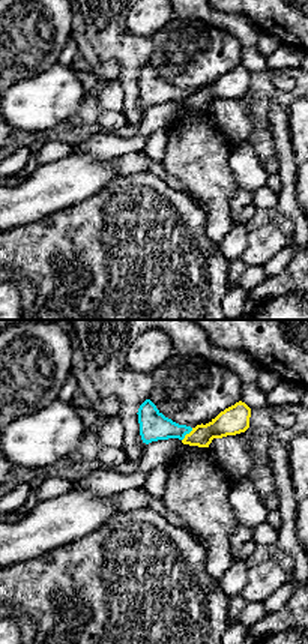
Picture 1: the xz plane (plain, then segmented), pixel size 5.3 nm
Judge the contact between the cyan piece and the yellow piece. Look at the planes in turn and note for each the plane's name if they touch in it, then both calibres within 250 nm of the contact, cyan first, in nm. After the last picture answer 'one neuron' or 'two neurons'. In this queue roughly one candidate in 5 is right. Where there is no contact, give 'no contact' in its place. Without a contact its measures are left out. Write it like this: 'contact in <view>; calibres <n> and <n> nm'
contact in xz; calibres 160 and 150 nm

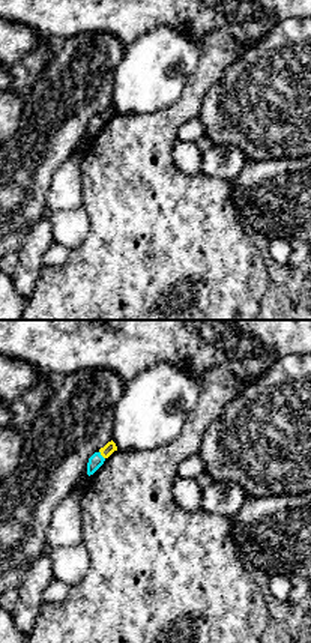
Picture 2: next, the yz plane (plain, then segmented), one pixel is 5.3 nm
contact in yz; calibres 80 and 60 nm

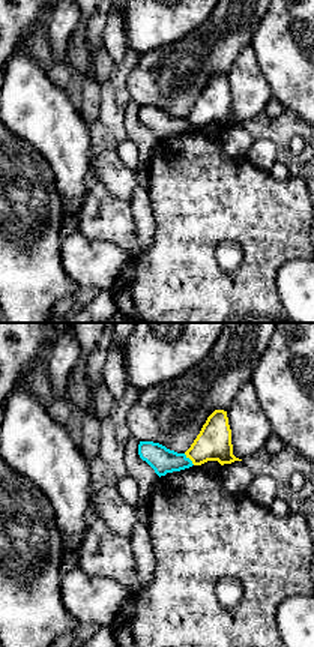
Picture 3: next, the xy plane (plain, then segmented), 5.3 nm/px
contact in xy; calibres 140 and 190 nm

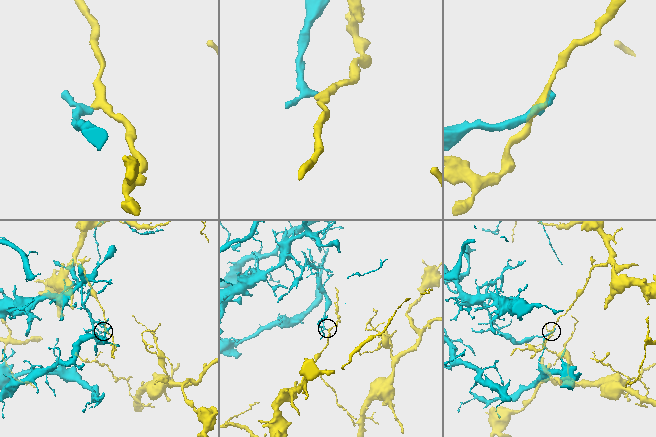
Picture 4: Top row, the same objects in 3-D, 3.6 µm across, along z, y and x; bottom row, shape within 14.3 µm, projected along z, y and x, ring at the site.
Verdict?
two neurons

